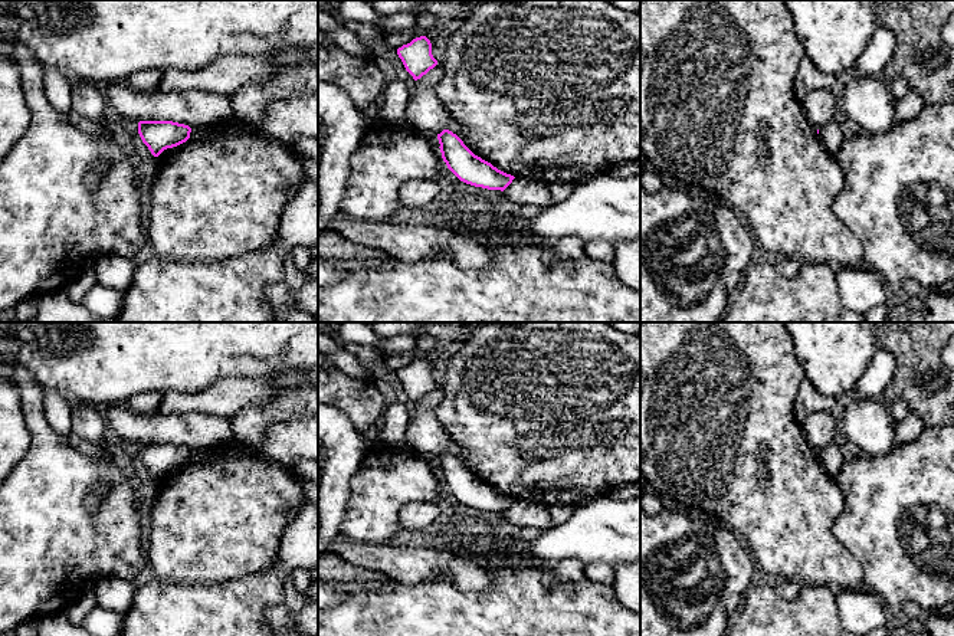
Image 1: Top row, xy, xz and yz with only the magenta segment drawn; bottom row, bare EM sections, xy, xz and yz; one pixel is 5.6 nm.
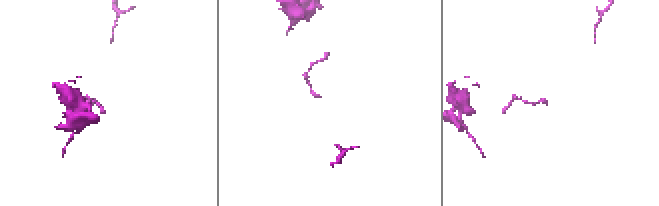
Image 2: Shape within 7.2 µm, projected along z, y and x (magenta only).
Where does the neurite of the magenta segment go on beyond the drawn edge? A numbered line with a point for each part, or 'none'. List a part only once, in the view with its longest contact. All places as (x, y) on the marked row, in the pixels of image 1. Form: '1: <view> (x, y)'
none

